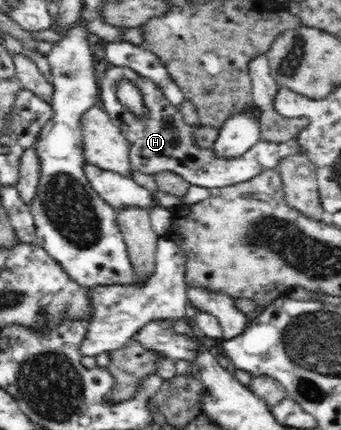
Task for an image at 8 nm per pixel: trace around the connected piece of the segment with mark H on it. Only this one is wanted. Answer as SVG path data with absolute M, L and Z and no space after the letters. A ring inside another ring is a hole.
M108 66L100 85L99 103L127 138L130 167L133 170L140 170L153 176L162 171L172 171L189 182L194 189L222 188L241 183L241 181L247 181L261 169L261 165L267 165L274 169L277 167L277 159L282 157L283 154L289 154L291 151L297 150L303 152L298 147L297 142L276 144L259 141L239 159L228 162L215 160L211 149L199 149L193 146L191 131L194 131L194 129L184 121L180 111L165 101L161 92L153 87L153 84L134 75L127 68ZM121 82L129 82L139 90L141 104L143 104L141 114L135 114L132 109L123 105L119 96Z

